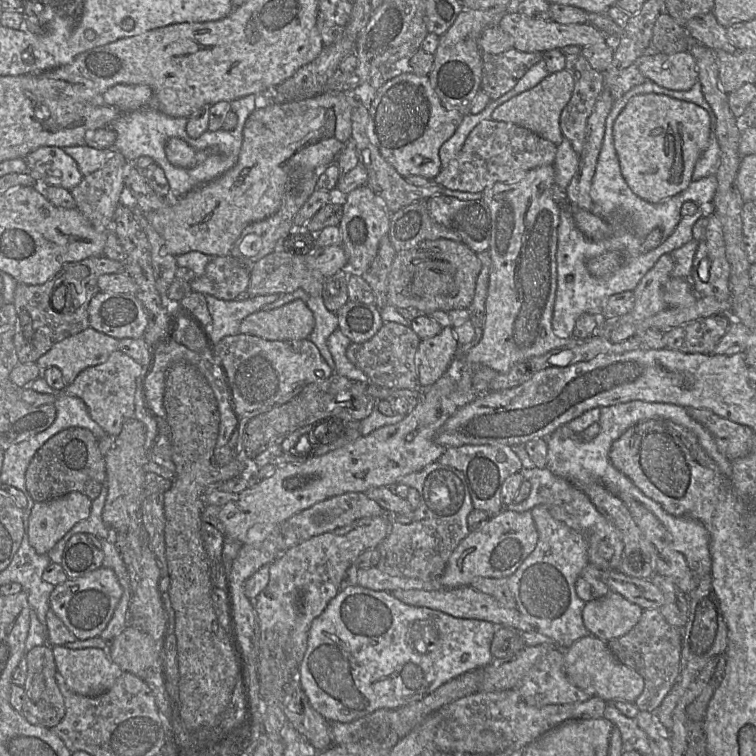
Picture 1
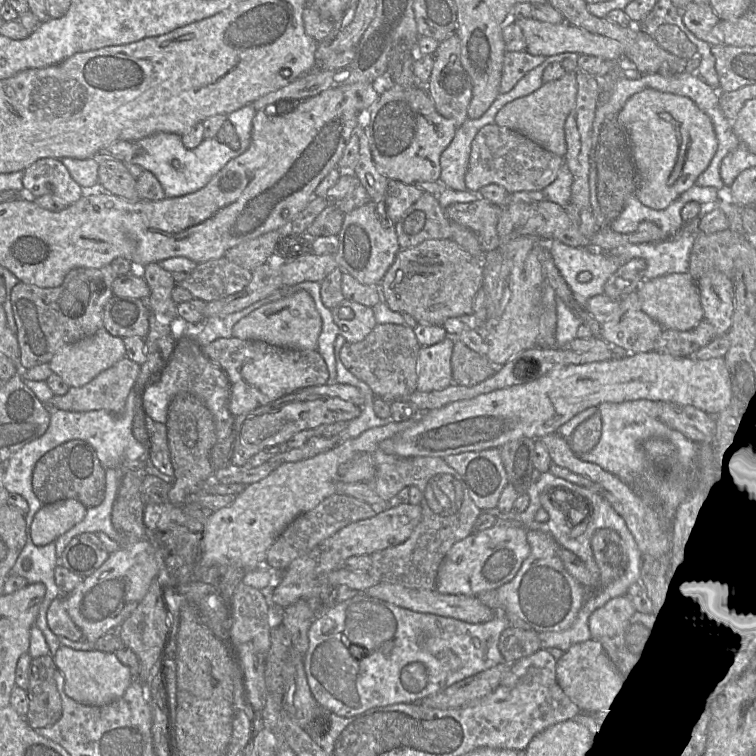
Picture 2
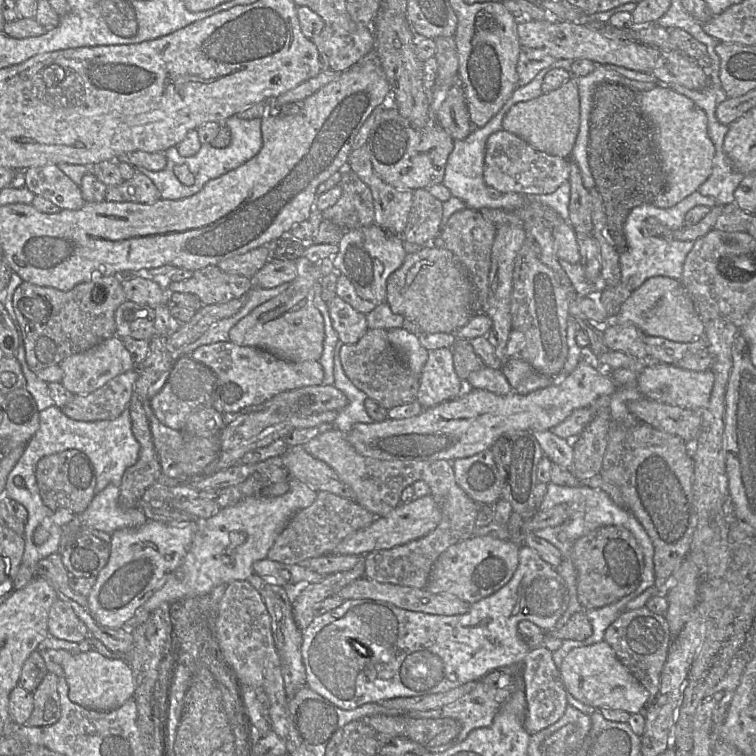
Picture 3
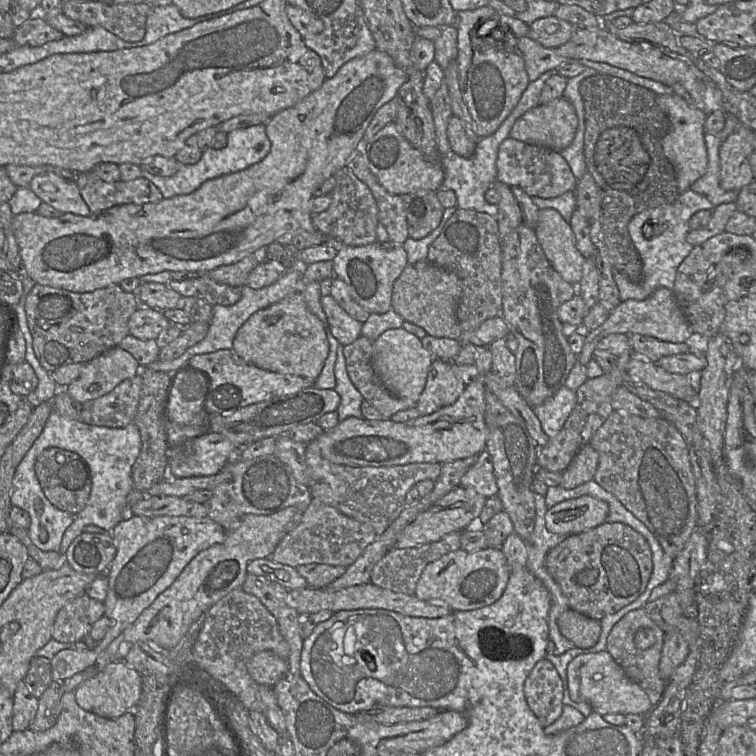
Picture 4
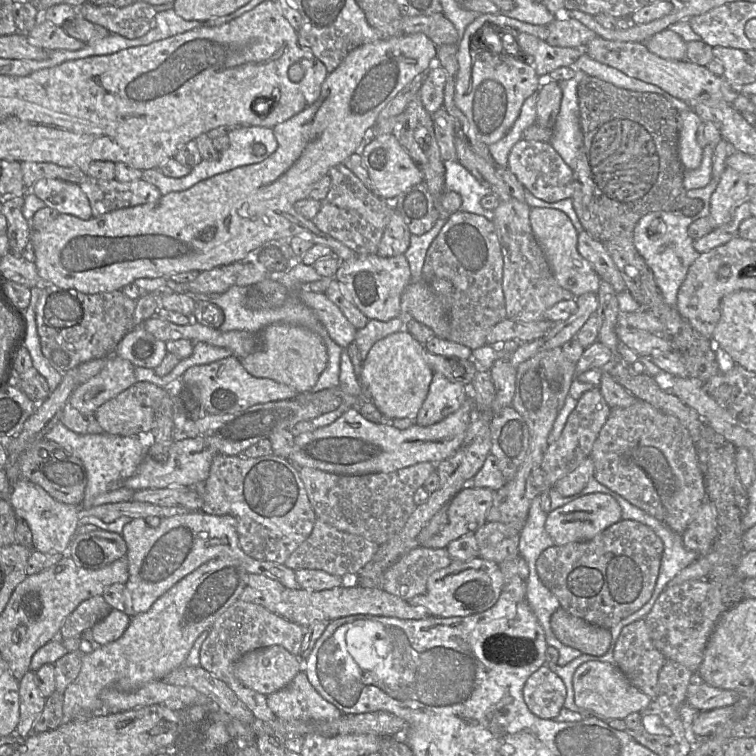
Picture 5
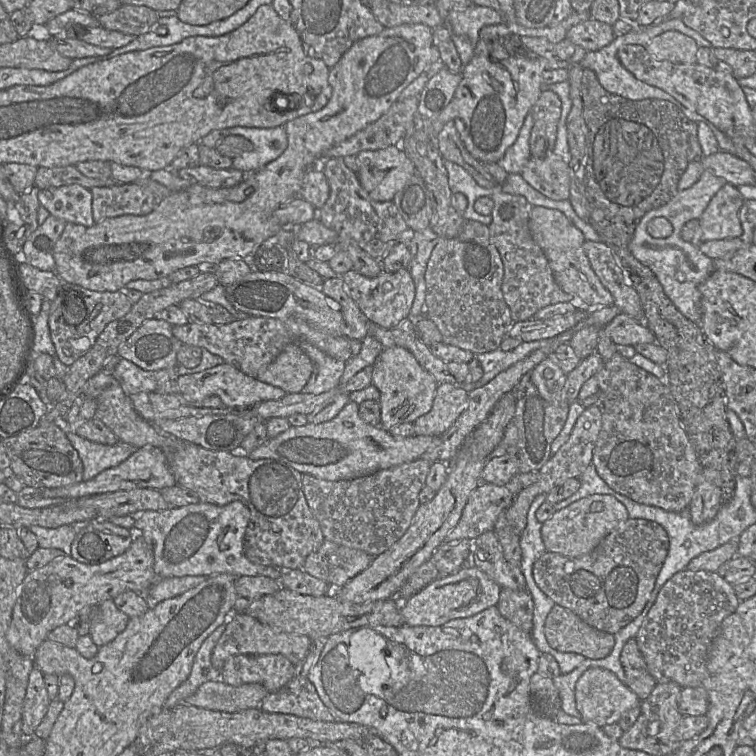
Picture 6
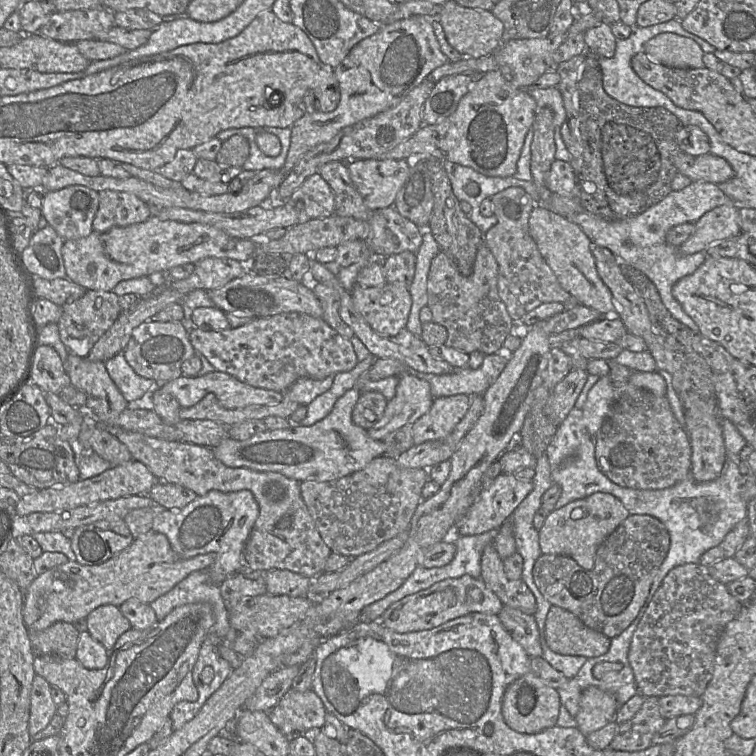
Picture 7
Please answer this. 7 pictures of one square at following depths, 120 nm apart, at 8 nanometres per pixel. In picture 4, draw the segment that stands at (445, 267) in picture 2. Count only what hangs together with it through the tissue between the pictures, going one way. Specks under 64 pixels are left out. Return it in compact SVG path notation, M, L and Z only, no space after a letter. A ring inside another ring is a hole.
M425 259L413 264L408 263L395 280L391 305L405 321L423 328L428 335L460 340L462 329L457 318L457 308L461 294L461 281L453 272Z

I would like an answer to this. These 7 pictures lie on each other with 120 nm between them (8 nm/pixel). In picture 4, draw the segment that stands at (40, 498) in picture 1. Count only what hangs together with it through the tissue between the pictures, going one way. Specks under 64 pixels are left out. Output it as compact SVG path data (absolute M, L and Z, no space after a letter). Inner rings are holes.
M50 447L37 457L34 468L45 496L56 508L75 516L85 507L92 488L92 478L90 467L83 457L75 452Z

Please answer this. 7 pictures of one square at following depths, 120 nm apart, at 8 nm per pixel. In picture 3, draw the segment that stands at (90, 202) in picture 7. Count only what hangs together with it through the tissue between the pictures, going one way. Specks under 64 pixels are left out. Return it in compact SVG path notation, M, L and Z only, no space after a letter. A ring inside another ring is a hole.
M56 165L28 168L23 174L26 188L61 210L80 210L84 206L81 187Z

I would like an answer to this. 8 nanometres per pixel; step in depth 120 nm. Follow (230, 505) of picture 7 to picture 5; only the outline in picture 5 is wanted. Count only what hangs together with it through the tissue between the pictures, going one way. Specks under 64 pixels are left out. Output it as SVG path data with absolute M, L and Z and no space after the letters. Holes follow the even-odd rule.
M191 511L165 518L148 516L147 518L132 519L131 522L123 527L121 534L127 545L126 558L129 572L128 580L124 584L124 613L129 617L134 617L146 612L160 596L178 581L202 564L218 557L229 557L239 561L248 574L261 574L280 582L285 588L298 589L299 584L293 569L276 562L255 560L244 553L239 545L237 524L237 520L233 516L216 516L202 511Z

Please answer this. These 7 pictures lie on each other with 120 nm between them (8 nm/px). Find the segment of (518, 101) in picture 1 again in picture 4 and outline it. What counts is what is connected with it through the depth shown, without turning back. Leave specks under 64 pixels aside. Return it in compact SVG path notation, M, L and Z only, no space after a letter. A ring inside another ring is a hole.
M563 96L524 113L514 123L510 137L560 152L572 143L577 128L575 109Z

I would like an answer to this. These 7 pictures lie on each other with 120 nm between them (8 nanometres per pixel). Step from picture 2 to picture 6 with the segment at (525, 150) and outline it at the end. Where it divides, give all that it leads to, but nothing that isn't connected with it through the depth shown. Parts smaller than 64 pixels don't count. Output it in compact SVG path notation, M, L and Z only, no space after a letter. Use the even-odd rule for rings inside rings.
M554 152L543 158L530 157L520 175L547 198L555 201L569 200L569 165Z

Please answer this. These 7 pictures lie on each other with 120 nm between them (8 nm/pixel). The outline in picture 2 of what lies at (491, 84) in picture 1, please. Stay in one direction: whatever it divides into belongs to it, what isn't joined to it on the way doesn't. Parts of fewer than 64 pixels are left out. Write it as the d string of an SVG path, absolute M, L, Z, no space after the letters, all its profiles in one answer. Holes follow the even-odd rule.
M526 50L506 52L499 88L500 94L511 91L529 71L542 64L545 59L543 55L532 55Z

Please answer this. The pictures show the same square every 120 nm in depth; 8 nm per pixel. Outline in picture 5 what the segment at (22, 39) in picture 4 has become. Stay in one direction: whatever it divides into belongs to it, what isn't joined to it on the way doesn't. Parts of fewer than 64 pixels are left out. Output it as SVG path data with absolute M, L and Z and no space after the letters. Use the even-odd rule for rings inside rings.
M39 20L34 28L26 34L30 45L47 52L56 50L76 51L86 44L70 37L62 27L55 26L47 20Z

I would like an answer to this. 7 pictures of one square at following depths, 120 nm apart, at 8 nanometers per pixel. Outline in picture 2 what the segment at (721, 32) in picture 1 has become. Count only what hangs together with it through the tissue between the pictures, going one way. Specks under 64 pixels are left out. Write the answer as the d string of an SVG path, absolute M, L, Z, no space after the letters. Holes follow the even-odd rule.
M689 4L683 11L686 27L699 39L712 46L721 44L714 35L714 27L720 22L710 4Z

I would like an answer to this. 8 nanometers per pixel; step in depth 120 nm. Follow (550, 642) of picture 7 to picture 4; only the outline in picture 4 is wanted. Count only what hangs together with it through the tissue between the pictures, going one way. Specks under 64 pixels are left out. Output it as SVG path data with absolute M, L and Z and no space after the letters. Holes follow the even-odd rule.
M567 609L557 620L560 633L577 648L594 646L601 634L599 620L589 618L572 609Z

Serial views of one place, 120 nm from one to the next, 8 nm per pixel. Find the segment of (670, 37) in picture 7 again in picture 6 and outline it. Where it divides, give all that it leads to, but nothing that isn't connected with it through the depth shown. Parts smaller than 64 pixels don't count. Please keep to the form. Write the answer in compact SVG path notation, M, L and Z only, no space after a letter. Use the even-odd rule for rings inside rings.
M675 30L657 35L646 46L649 54L657 60L683 64L698 64L698 48L693 38Z

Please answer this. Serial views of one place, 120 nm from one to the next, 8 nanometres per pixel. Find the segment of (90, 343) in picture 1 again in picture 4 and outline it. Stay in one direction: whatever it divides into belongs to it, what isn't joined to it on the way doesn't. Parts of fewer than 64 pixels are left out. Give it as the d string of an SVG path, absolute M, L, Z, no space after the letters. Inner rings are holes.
M120 346L113 347L84 364L79 377L67 385L66 392L81 404L112 391L122 381L137 374L137 360Z

